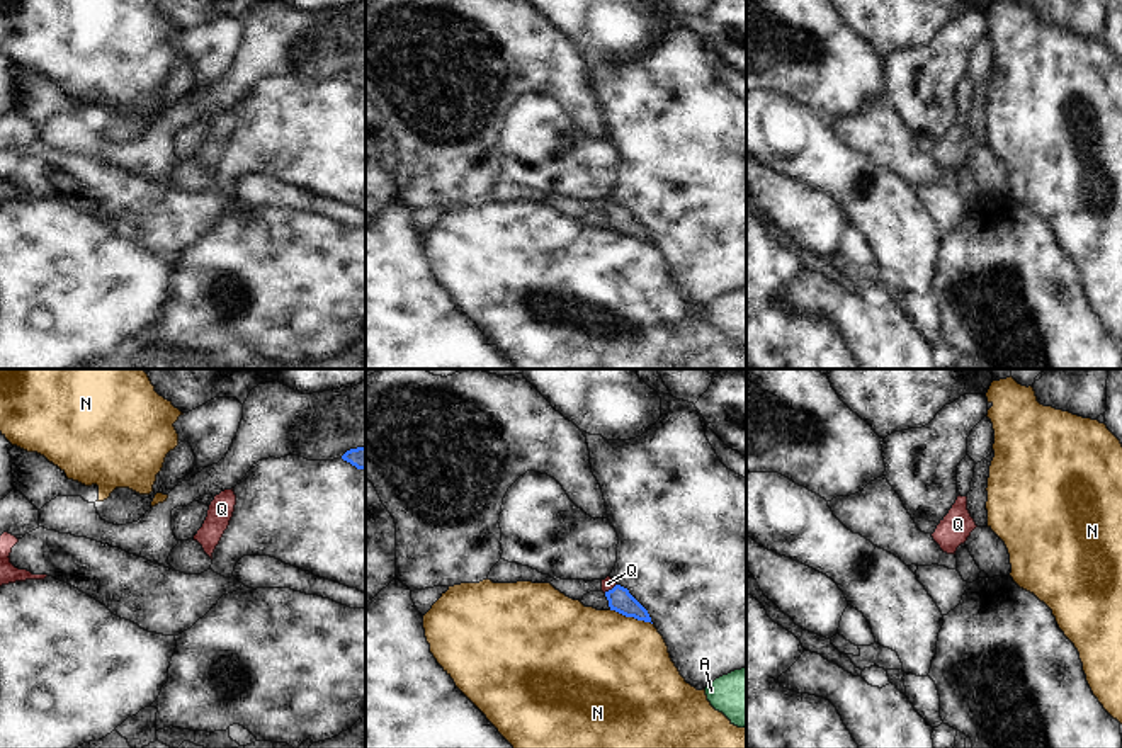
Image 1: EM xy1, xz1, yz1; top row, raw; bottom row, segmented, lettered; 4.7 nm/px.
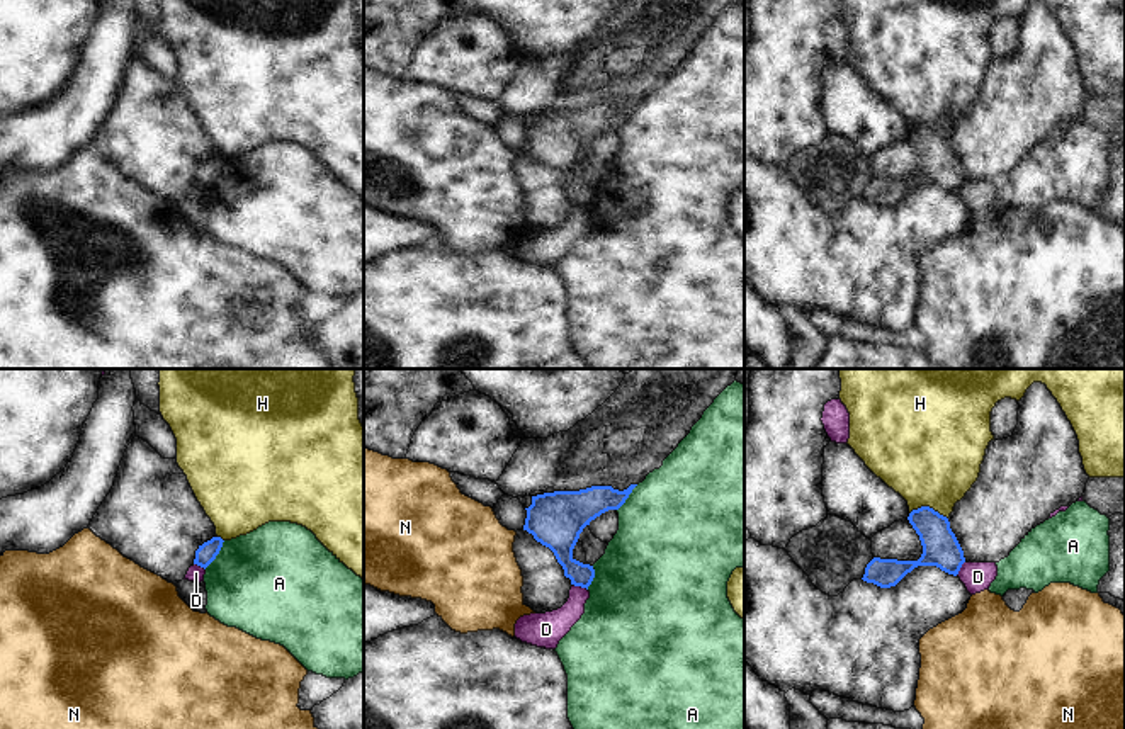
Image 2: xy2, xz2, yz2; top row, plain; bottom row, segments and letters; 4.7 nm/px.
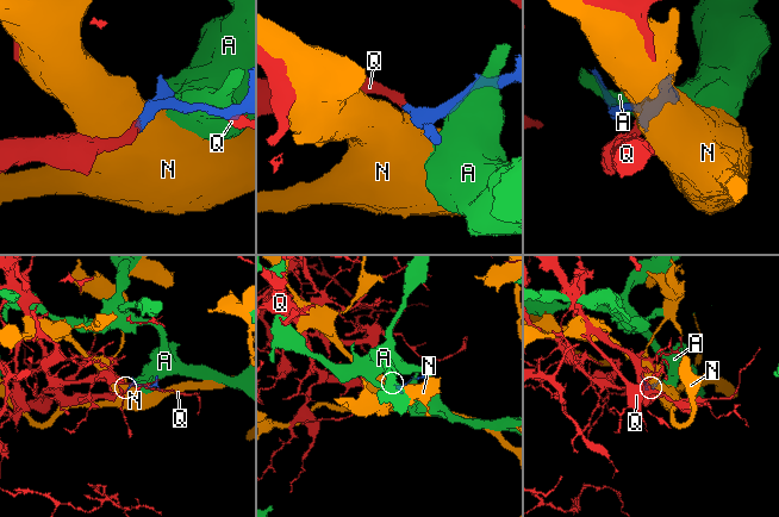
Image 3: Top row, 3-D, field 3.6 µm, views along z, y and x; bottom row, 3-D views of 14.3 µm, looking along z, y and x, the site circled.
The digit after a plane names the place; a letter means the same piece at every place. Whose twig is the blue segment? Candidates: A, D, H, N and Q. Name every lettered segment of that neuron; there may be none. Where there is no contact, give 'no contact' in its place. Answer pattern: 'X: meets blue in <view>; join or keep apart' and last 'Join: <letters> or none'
A: meets blue in xy2; keep apart
D: meets blue in xz2; keep apart
H: meets blue in yz2; keep apart
N: meets blue in xz1; keep apart
Q: meets blue in xz1; join
Join: Q

